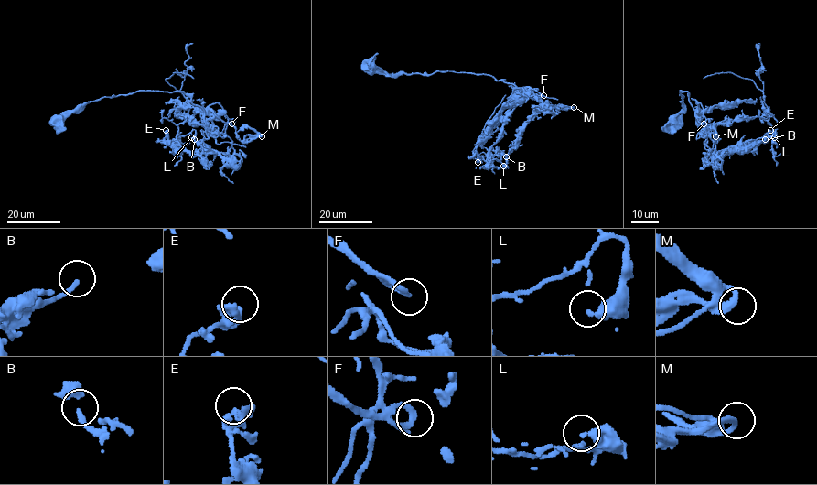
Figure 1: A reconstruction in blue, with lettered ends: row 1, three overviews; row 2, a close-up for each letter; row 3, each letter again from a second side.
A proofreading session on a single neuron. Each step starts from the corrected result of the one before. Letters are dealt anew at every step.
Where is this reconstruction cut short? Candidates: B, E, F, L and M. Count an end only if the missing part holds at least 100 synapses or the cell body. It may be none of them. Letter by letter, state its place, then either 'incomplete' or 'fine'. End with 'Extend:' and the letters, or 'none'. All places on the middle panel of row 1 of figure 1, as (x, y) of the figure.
B: place (506, 156); fine
E: place (478, 162); fine
F: place (543, 95); fine
L: place (503, 166); fine
M: place (574, 107); fine
Extend: none

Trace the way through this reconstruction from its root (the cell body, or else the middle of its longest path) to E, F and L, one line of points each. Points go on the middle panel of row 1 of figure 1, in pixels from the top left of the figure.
E: (369, 68), (487, 74), (520, 88), (515, 99), (528, 98), (520, 95), (498, 115), (477, 148), (478, 162)
F: (369, 68), (375, 65), (389, 74), (446, 70), (487, 74), (521, 91), (534, 89), (543, 95)
L: (369, 68), (487, 74), (513, 84), (524, 98), (488, 156), (499, 161), (494, 167), (503, 166)

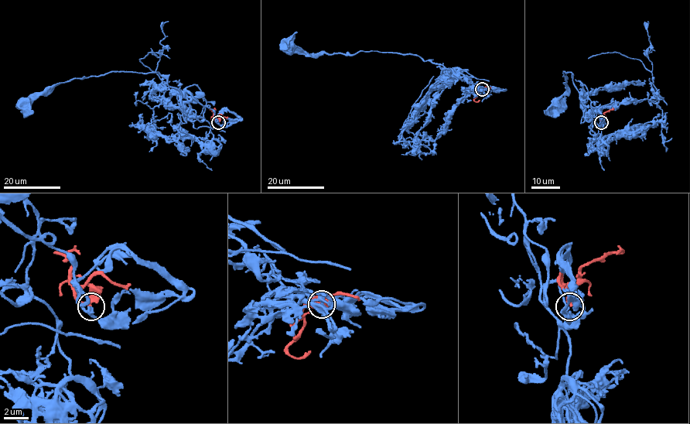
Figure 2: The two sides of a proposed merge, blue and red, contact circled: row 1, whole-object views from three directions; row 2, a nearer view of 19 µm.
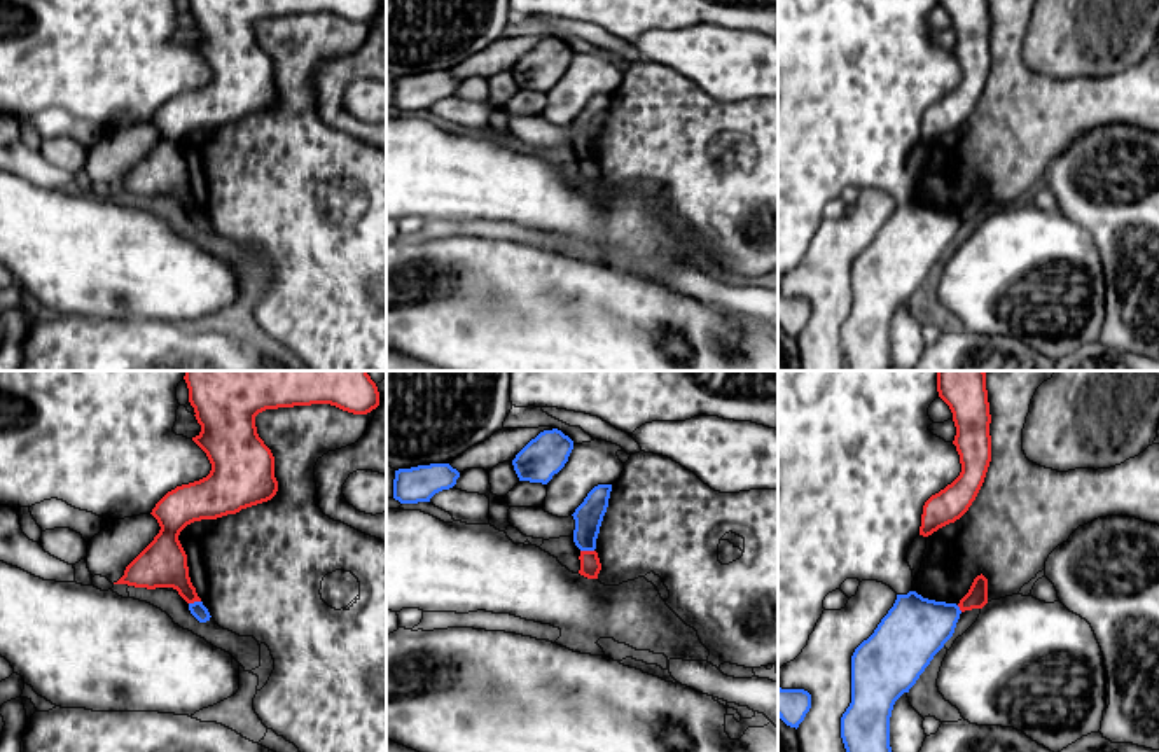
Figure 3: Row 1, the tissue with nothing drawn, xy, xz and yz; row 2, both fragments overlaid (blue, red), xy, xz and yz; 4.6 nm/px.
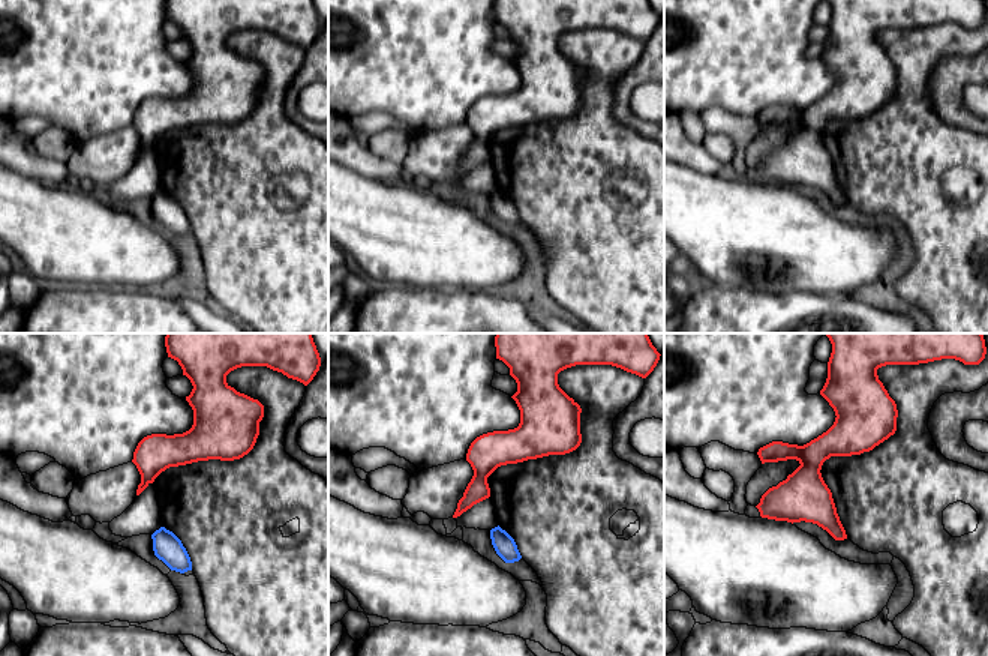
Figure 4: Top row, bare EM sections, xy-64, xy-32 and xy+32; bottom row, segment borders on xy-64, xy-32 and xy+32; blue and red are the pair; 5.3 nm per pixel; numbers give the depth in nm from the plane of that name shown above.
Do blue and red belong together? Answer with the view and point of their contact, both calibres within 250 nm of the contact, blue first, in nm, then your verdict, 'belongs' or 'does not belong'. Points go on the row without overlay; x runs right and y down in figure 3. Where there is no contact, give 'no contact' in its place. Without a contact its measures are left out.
contact xz (588, 158); calibres 130 and 100 nm; belongs

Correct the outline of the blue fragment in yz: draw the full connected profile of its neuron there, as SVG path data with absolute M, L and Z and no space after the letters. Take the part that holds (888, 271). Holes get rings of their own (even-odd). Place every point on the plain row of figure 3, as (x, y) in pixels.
M974 187L960 212L897 203L874 241L851 264L851 311L841 325L850 371L890 371L895 310L916 292L953 245L960 222L988 212L988 187Z

